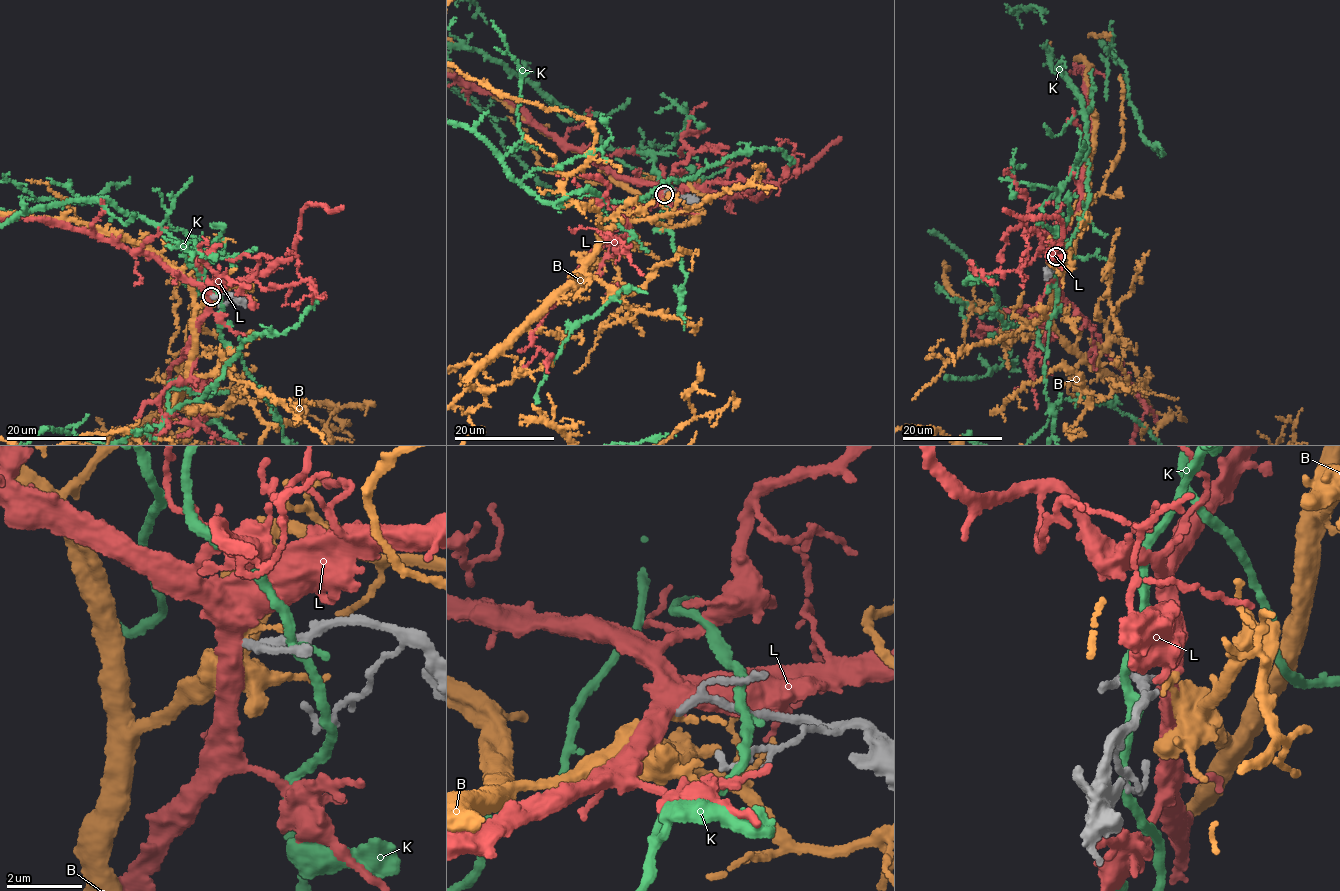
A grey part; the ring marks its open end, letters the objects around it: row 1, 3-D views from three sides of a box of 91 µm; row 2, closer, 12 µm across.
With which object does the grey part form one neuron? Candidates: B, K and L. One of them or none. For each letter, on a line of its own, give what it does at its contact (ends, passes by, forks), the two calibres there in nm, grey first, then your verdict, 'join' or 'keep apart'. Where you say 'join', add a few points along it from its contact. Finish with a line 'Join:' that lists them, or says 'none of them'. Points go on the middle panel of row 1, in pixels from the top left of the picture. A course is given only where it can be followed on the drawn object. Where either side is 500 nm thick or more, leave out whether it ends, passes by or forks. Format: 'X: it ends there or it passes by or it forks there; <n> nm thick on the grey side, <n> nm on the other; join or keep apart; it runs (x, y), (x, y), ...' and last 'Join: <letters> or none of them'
B: it passes by; 170 nm thick on the grey side, 140 nm on the other; keep apart
K: it passes by; 200 nm thick on the grey side, 240 nm on the other; keep apart
L: it forks there; 190 nm thick on the grey side, 400 nm on the other; keep apart
Join: none of them

